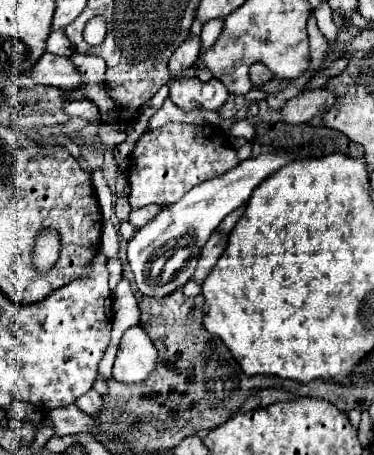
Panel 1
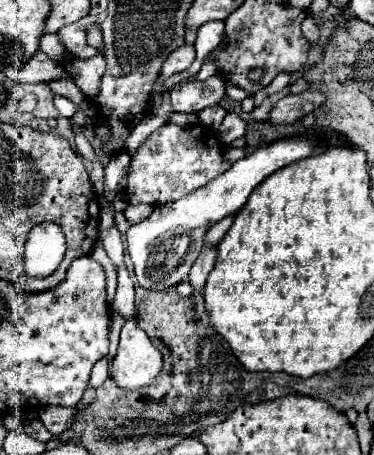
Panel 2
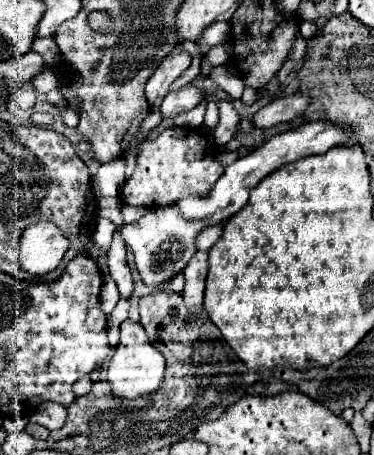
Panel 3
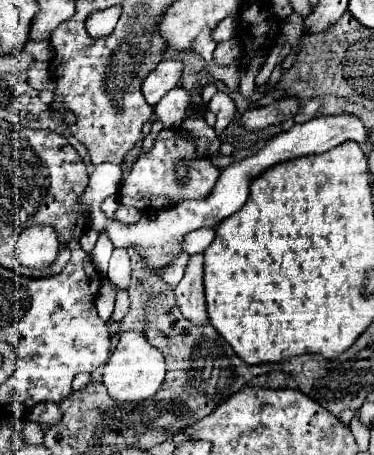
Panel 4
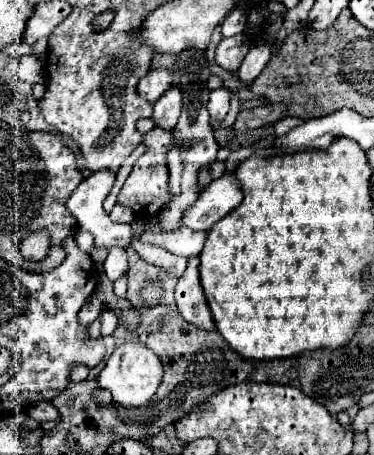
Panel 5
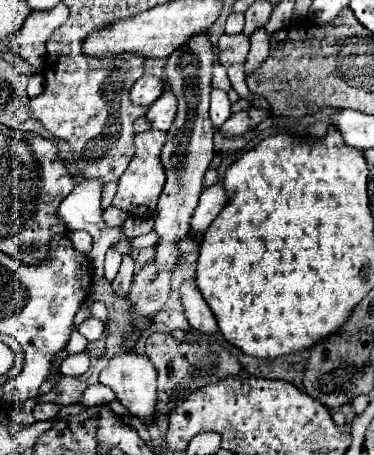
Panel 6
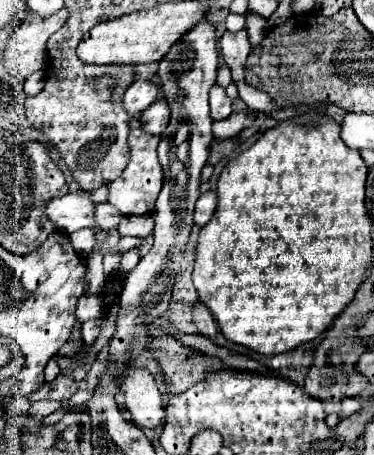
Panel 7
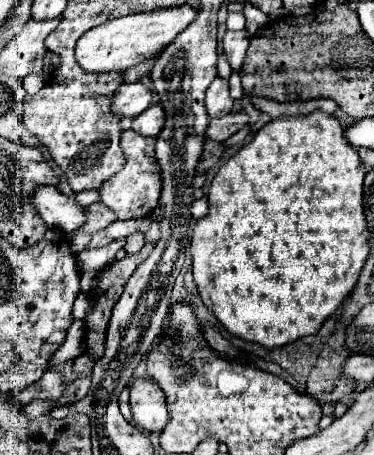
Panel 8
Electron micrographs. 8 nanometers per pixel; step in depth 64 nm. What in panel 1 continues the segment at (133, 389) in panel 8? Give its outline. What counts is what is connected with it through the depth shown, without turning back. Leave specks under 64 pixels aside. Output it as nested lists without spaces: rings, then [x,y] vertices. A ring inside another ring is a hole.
[[[132,326],[120,342],[112,378],[120,382],[142,382],[156,368],[156,348],[140,326]]]

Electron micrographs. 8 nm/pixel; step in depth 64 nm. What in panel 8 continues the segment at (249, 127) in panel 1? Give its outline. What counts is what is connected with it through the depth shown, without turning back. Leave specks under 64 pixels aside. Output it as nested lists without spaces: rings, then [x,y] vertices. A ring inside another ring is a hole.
[[[216,78],[210,88],[206,90],[206,108],[210,118],[222,118],[232,112],[232,98],[228,92],[228,82],[222,78]]]

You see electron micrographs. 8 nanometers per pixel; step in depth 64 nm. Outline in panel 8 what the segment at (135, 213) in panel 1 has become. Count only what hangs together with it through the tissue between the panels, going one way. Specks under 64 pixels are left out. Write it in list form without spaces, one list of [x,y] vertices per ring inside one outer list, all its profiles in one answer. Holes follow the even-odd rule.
[[[96,202],[96,204],[88,206],[88,222],[80,230],[88,232],[88,234],[94,234],[98,230],[104,230],[112,222],[116,222],[116,214],[110,212],[108,208],[104,208],[104,204]]]

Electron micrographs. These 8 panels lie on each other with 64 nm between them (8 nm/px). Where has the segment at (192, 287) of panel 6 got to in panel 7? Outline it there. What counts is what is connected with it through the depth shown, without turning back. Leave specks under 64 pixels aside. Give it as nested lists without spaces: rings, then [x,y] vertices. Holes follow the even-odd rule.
[[[196,302],[194,304],[194,310],[192,310],[192,318],[194,318],[194,324],[198,328],[198,334],[214,340],[214,316],[210,314],[210,310],[202,304],[202,302]]]

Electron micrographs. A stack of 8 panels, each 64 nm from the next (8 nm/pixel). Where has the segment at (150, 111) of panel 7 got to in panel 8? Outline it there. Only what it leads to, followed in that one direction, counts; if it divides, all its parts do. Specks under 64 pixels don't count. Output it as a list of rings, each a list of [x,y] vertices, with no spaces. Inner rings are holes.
[[[152,104],[148,110],[134,118],[132,128],[142,136],[158,136],[164,128],[164,108],[160,108],[160,104]]]

